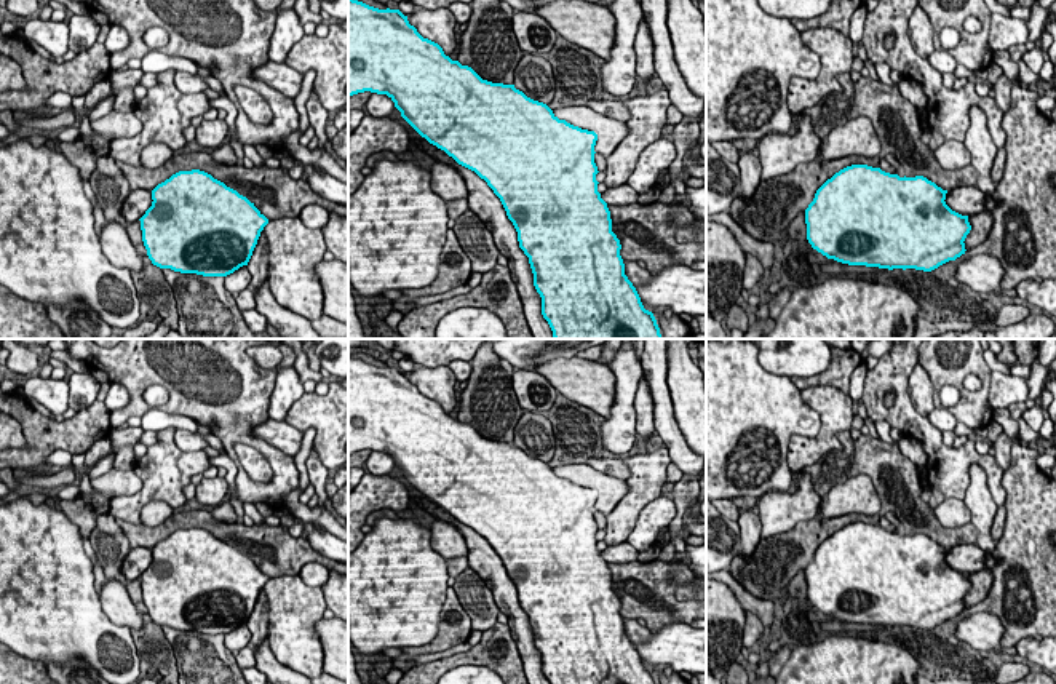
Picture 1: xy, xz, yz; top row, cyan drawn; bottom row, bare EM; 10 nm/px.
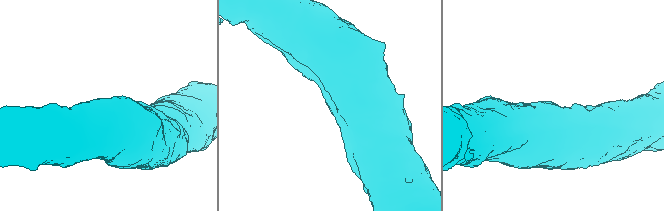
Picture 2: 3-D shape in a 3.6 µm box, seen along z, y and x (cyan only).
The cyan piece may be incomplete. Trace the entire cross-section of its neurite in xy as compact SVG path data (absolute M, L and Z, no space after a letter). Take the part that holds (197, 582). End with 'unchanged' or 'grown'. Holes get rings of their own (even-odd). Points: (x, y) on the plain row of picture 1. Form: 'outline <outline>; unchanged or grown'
outline M200 527L173 532L152 548L152 558L139 577L147 614L153 623L181 631L227 634L248 623L268 582L246 555Z; unchanged

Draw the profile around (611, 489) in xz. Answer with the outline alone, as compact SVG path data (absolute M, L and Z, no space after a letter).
M564 463L553 467L553 471L559 478L566 478L574 484L594 489L597 492L594 510L601 511L605 516L628 492L628 484L625 483L625 479L618 479L615 476L597 471L588 463Z

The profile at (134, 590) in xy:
M141 579L131 580L126 585L126 590L128 590L129 598L131 598L133 604L136 606L137 612L141 615L147 614L147 607L145 607L144 599L142 599Z

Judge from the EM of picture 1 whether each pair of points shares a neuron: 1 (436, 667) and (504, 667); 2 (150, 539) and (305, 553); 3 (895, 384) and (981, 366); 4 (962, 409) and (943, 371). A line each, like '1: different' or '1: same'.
1: same
2: same
3: different
4: same

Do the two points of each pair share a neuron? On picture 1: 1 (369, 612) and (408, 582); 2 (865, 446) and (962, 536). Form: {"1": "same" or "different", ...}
{"1": "same", "2": "same"}

